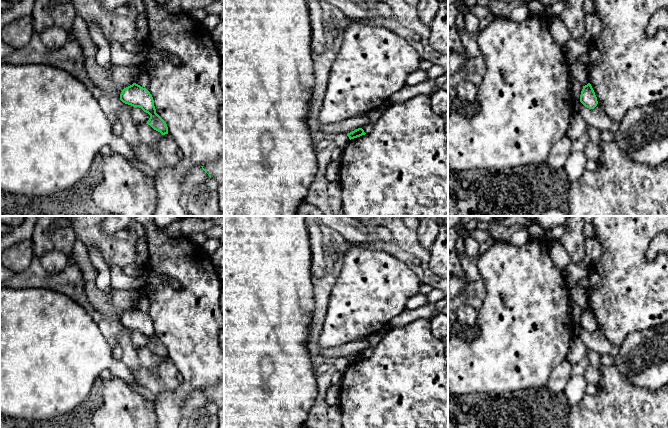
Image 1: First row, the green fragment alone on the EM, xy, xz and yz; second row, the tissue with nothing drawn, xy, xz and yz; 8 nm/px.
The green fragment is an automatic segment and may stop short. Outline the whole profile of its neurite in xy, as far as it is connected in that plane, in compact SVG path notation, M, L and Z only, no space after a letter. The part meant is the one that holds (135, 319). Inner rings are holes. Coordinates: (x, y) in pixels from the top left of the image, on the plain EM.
M133 307L122 314L120 324L125 328L141 332L144 336L150 339L146 348L150 349L162 359L168 358L167 348L156 337L153 321L146 312Z

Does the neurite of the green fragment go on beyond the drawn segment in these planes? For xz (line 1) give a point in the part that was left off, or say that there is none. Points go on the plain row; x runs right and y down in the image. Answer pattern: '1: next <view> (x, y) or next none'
1: next none

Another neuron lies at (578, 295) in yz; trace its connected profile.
M579 284L569 288L570 300L581 307L582 310L590 307L588 290Z

